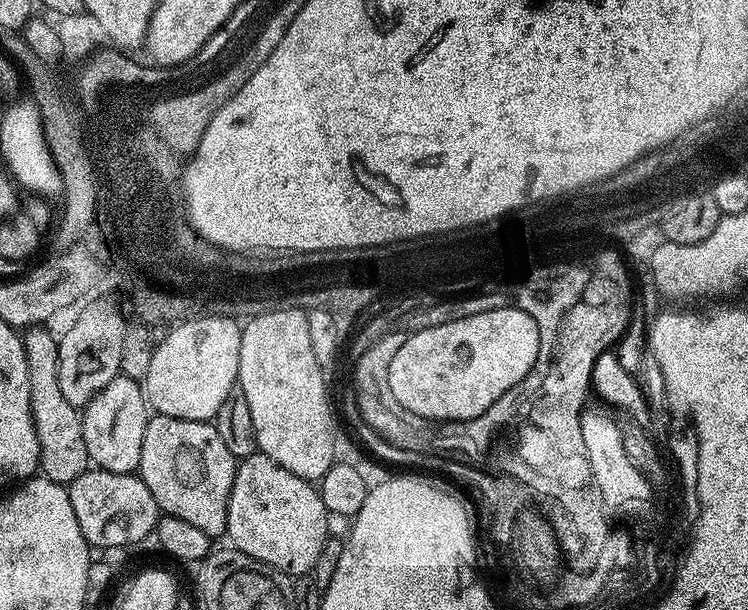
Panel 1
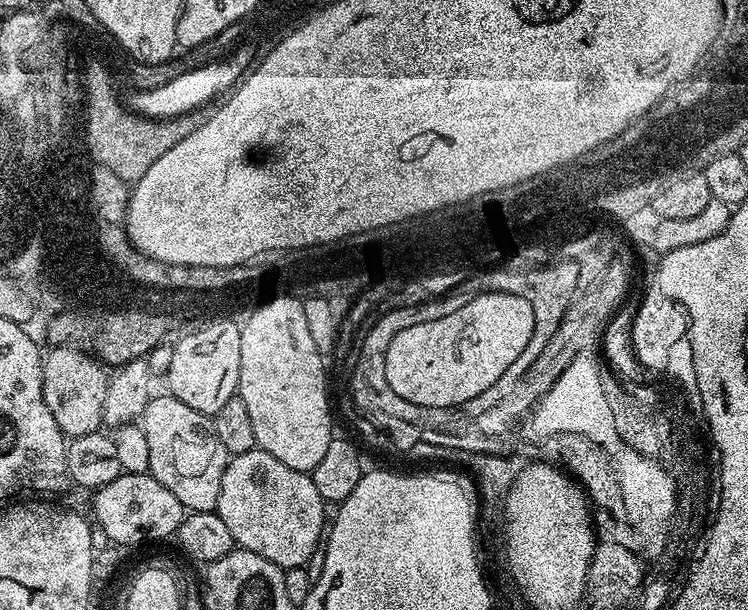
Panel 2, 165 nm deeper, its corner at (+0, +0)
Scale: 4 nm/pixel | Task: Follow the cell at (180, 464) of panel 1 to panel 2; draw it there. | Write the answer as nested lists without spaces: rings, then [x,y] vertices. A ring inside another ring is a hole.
[[[170,394],[163,395],[153,395],[138,420],[146,434],[146,447],[150,450],[148,472],[155,480],[162,482],[162,486],[166,486],[166,490],[170,490],[170,494],[174,494],[174,498],[178,498],[188,512],[213,511],[222,490],[222,474],[226,474],[230,459],[226,446],[218,442],[218,434],[214,434],[211,419],[205,413],[194,410],[194,406],[186,406],[186,402],[178,402],[178,398]]]

